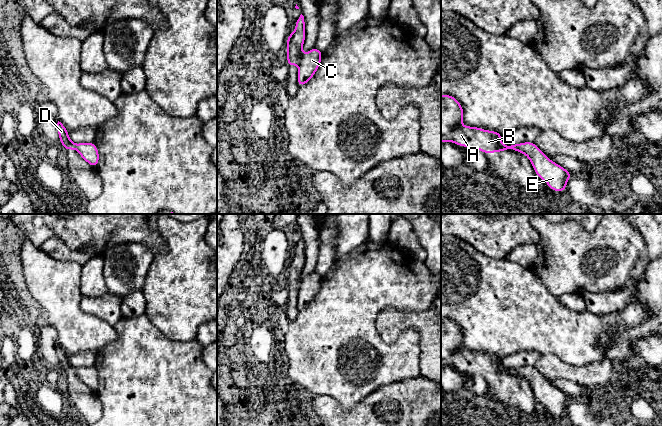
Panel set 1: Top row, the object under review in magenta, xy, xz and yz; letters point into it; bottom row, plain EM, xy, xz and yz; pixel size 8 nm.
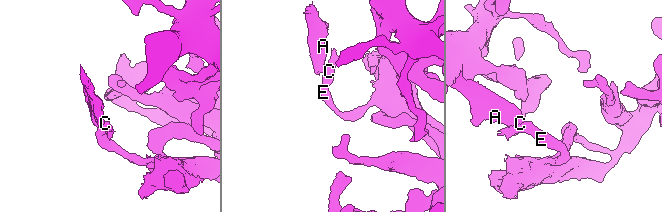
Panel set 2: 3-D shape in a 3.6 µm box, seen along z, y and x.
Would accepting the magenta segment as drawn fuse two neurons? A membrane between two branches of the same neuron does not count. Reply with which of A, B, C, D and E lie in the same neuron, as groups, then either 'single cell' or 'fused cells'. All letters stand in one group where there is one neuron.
A B D / C E | fused cells

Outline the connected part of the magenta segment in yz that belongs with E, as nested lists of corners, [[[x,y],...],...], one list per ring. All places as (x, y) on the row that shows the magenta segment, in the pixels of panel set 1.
[[[535,143],[512,144],[510,148],[525,154],[530,159],[537,176],[544,180],[552,190],[556,192],[566,190],[567,181],[572,174],[551,161]]]

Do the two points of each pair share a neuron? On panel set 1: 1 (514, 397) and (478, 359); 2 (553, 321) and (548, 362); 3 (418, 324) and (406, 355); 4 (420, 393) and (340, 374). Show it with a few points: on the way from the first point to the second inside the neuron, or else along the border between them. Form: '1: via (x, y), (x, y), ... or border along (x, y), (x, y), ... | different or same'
1: via (506, 388), (487, 368) | same
2: border along (541, 353), (553, 353), (570, 364) | different
3: border along (404, 329), (411, 328), (418, 333), (420, 353) | different
4: border along (408, 379), (383, 385), (372, 391), (365, 398) | different

